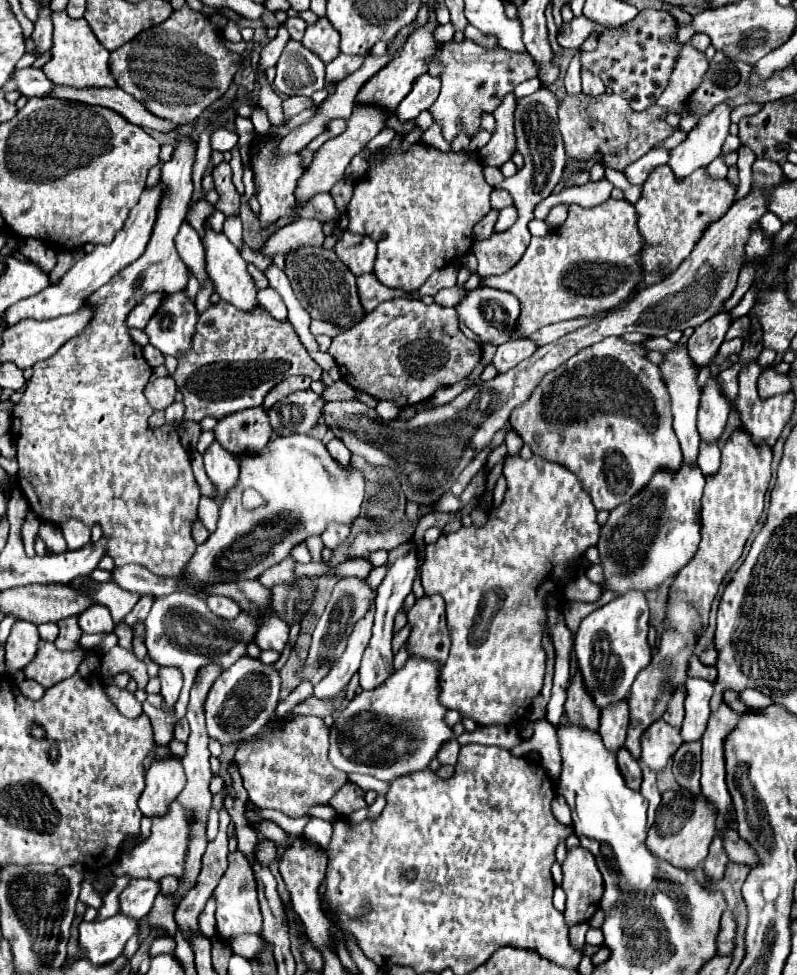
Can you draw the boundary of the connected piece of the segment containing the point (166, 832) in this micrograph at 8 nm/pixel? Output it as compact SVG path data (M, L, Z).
M173 801L167 809L167 815L159 815L153 819L151 835L141 845L133 847L129 853L121 851L121 855L111 867L113 875L115 877L127 875L129 879L151 879L157 883L165 875L175 875L179 879L179 875L183 875L183 859L185 859L187 841L189 841L187 819L189 819L189 813L179 803Z

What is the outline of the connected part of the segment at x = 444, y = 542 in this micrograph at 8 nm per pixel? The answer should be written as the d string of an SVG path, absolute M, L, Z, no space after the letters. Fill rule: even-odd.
M507 455L505 461L503 461L503 475L507 479L507 493L505 493L505 499L503 499L501 507L489 511L489 523L485 527L461 527L455 533L441 535L435 543L427 545L425 563L421 567L421 581L423 581L423 587L425 587L425 595L441 593L443 599L445 599L445 603L447 603L447 627L449 627L449 637L451 637L451 651L449 651L449 657L447 657L447 661L441 667L441 673L439 673L439 701L441 701L443 707L459 711L461 717L469 717L477 725L511 725L511 723L515 723L517 719L521 719L529 711L533 699L541 693L543 675L545 675L545 651L541 647L543 629L547 625L545 619L543 619L545 595L553 593L553 595L557 595L563 601L563 587L573 577L573 573L569 571L571 569L571 563L575 559L583 557L585 549L591 547L591 545L595 545L599 541L599 529L601 529L599 523L597 523L597 519L595 519L597 511L595 511L595 507L591 503L591 497L583 491L583 485L579 483L579 479L567 467L563 467L559 463L553 463L553 461L547 461L541 455L533 455L527 461L521 459L519 455ZM517 619L531 619L531 685L517 685L519 683L519 677L523 673L527 673L527 669L529 669L529 663L527 663L527 655L523 651L523 645L517 641L517 637L521 641L525 639L525 633L521 629L523 625L517 623Z

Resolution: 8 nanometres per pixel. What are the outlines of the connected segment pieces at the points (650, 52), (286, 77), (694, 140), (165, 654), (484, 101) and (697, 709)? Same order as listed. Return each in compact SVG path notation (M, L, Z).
M643 9L633 21L605 31L599 37L595 51L581 51L581 69L591 71L605 83L607 89L625 97L633 111L643 111L657 103L657 97L669 83L671 71L683 49L683 43L675 41L677 31L679 23L669 11Z
M289 39L283 55L277 61L275 87L285 95L311 97L315 91L325 87L325 63L301 41Z
M725 101L715 105L707 115L699 117L699 123L687 133L687 139L669 151L669 167L675 177L687 177L697 167L709 165L719 157L729 135L731 111L733 107Z
M157 597L147 619L145 619L147 635L145 645L149 649L149 657L159 665L173 665L183 671L185 685L174 705L175 714L167 715L161 709L151 707L147 701L143 703L143 713L153 721L153 737L159 745L169 745L173 739L173 727L186 714L191 685L195 681L197 669L207 663L219 663L223 669L231 667L239 657L247 655L245 647L255 637L255 619L247 615L239 615L233 623L225 623L223 619L215 619L205 607L203 599L181 599L181 597Z
M465 39L465 43L461 43L461 45L453 43L453 41L443 43L443 49L433 59L429 73L441 75L441 79L443 79L441 93L439 93L437 101L429 107L429 111L433 113L435 121L441 123L443 137L451 143L451 139L459 133L457 119L463 119L463 125L471 137L479 127L479 115L483 111L493 113L509 91L513 91L519 83L537 77L539 65L535 63L535 59L531 59L531 55L527 51L513 53L513 51L503 51L501 47L487 51L479 45L475 45L473 41Z
M689 677L685 683L685 721L681 727L683 741L699 741L707 721L709 721L709 699L713 695L713 685L705 679Z

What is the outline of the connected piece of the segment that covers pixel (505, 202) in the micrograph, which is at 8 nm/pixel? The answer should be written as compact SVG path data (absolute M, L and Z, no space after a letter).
M495 189L495 191L491 193L491 205L493 205L493 209L509 207L509 205L513 205L513 197L511 197L509 191L505 191L505 189Z

